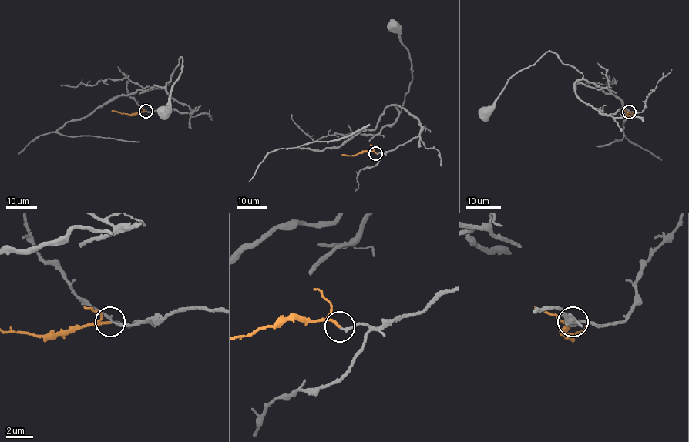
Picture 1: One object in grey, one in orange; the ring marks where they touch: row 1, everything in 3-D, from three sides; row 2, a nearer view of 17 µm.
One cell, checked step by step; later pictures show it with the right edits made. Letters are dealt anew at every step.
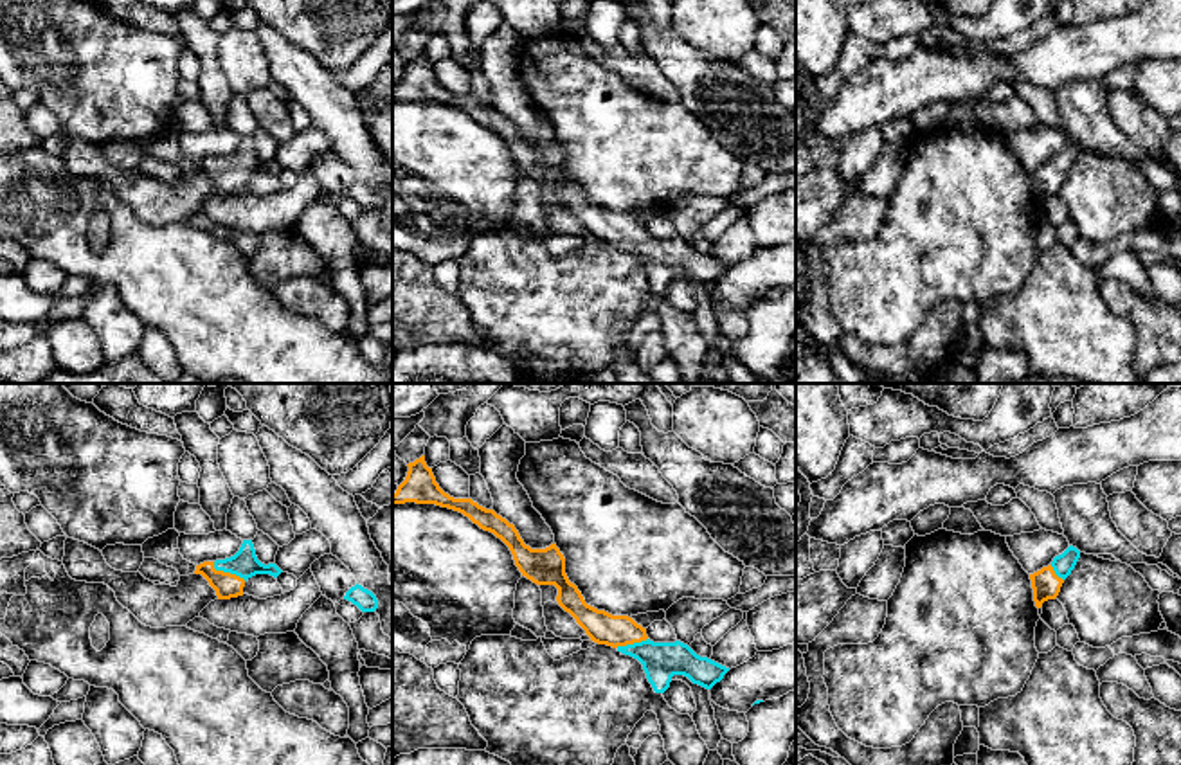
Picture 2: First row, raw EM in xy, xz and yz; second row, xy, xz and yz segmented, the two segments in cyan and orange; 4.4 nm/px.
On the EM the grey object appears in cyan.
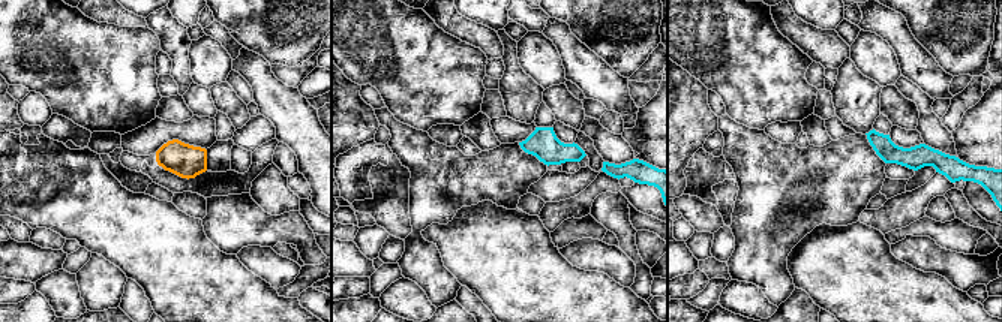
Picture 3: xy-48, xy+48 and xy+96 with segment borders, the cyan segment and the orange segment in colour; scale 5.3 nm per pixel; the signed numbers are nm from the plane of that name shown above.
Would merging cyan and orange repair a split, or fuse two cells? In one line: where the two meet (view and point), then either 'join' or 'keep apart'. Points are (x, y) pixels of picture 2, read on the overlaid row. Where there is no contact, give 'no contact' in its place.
xy (227, 571) | join

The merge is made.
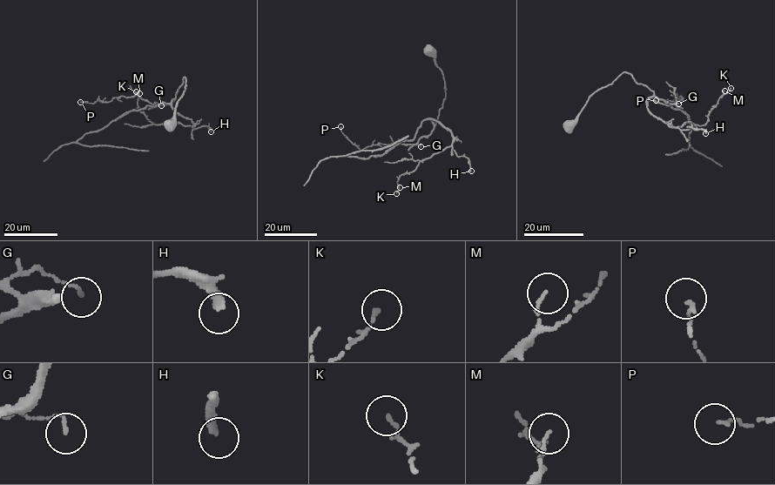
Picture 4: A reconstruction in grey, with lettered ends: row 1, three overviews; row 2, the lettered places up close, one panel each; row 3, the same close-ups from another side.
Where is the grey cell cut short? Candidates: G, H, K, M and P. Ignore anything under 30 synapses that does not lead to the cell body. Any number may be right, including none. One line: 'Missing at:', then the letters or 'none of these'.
Missing at: none of these

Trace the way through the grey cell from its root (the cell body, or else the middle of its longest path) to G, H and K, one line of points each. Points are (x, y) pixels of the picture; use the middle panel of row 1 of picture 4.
G: (429, 50), (427, 52), (443, 75), (445, 99), (432, 132), (414, 144), (421, 146)
H: (429, 50), (445, 84), (436, 124), (432, 121), (451, 132), (453, 150), (468, 159), (471, 171)
K: (429, 50), (445, 84), (436, 124), (432, 121), (443, 125), (453, 140), (402, 174), (396, 193)

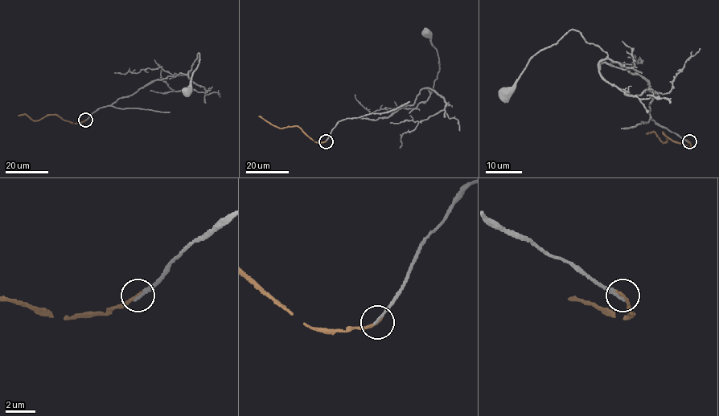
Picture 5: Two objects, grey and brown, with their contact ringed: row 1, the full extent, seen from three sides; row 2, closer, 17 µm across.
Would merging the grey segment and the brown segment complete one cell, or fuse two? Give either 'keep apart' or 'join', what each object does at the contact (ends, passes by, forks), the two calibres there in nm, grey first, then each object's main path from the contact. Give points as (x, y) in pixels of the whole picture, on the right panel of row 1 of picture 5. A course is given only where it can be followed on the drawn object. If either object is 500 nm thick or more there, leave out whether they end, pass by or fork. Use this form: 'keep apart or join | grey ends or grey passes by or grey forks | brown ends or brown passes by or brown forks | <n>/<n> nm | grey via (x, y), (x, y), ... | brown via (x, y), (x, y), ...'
join | grey ends | brown ends | 160/220 nm | grey via (688, 141), (650, 117), (649, 83), (629, 68), (600, 64), (607, 54), (578, 31), (538, 51), (506, 95) | brown via (688, 141), (689, 147), (672, 141), (664, 132), (664, 143), (654, 132), (647, 133)

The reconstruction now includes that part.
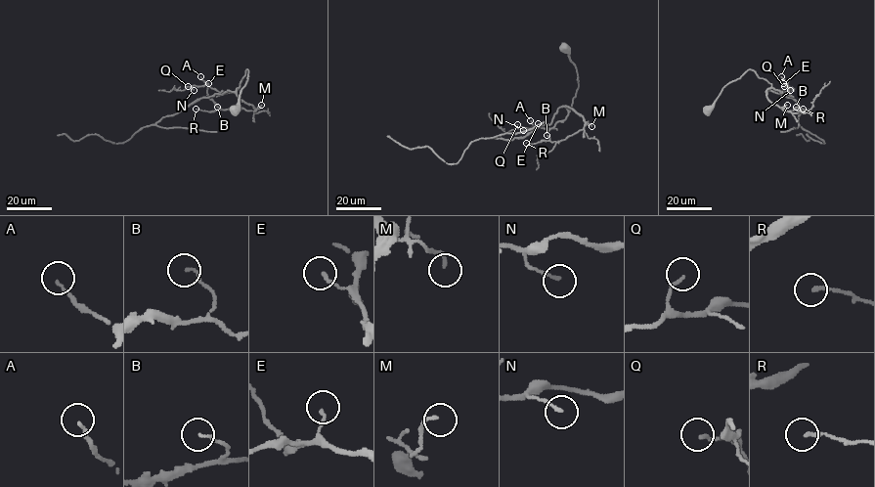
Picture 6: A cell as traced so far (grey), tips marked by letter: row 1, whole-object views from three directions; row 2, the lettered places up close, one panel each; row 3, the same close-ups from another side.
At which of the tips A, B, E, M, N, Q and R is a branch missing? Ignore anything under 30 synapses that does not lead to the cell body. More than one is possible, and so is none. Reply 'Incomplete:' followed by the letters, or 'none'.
Incomplete: none

